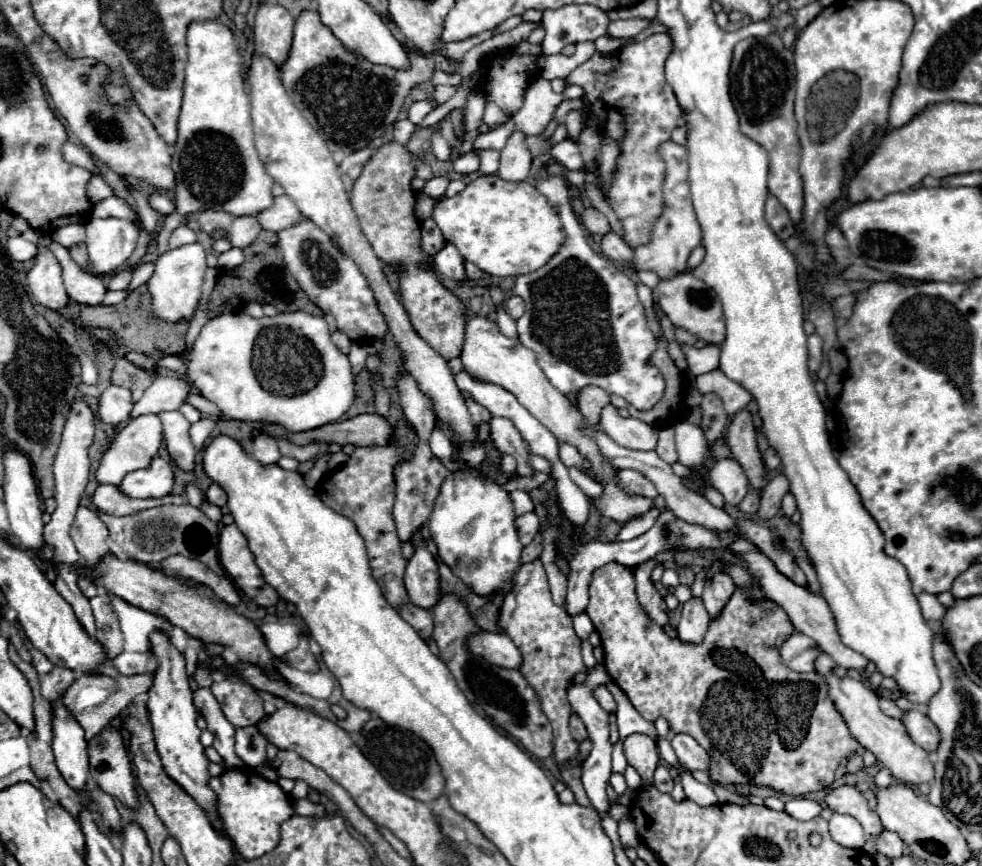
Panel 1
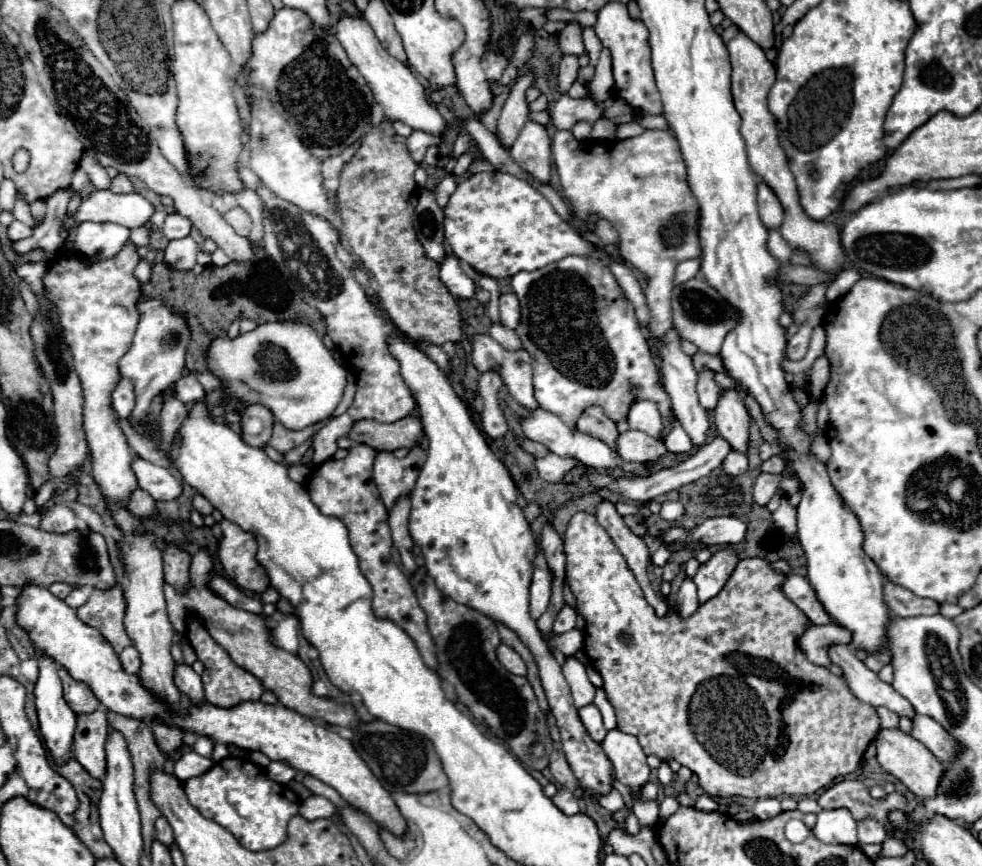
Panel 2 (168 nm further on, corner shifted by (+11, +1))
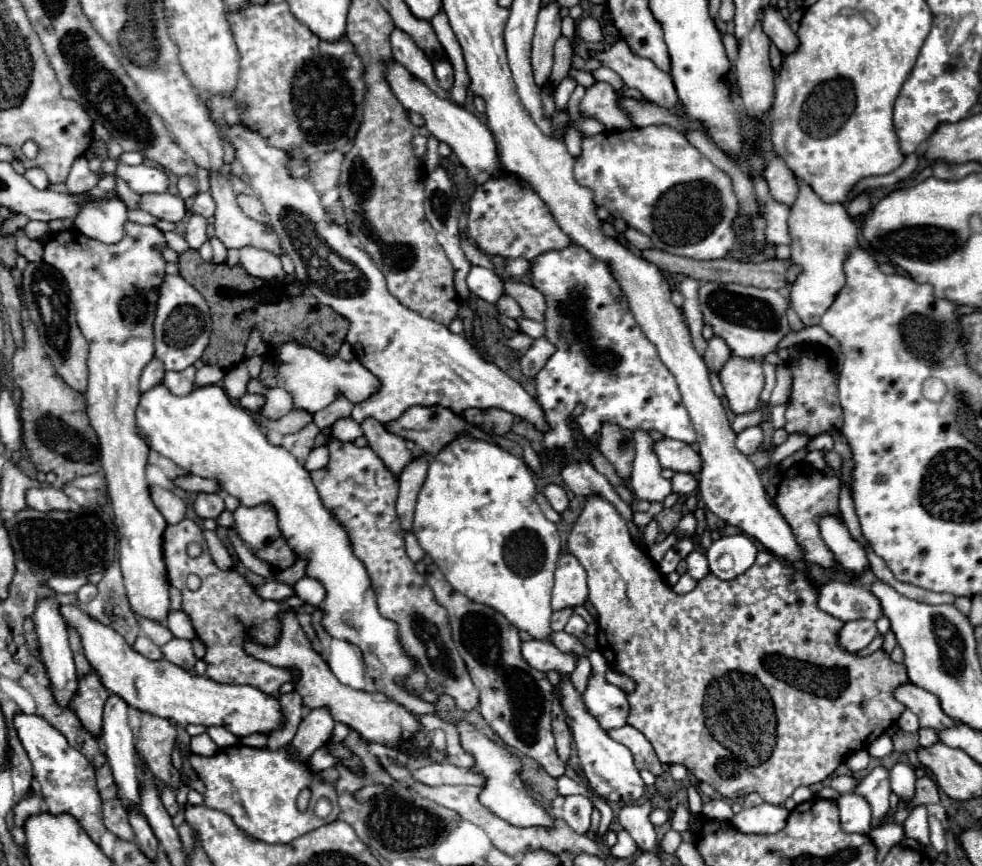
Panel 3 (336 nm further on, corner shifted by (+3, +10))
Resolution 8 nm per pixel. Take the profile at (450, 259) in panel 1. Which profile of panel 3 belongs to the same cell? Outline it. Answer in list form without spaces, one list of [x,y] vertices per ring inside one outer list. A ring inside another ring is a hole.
[[[473,267],[469,271],[467,285],[473,295],[485,299],[487,303],[497,303],[505,295],[501,277],[495,271],[485,269],[485,267]]]

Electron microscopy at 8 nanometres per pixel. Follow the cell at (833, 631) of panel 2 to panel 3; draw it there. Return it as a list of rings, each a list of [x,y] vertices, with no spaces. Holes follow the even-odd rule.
[[[857,619],[857,621],[849,621],[845,623],[845,627],[839,633],[839,643],[843,649],[847,651],[861,651],[865,649],[875,637],[877,637],[877,627],[875,621],[867,621],[867,619]]]

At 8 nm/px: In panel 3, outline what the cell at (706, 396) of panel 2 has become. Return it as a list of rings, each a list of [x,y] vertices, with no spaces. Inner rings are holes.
[[[713,335],[709,341],[707,341],[707,351],[705,351],[705,363],[709,367],[709,371],[719,371],[721,365],[731,357],[731,351],[727,347],[727,343]]]

